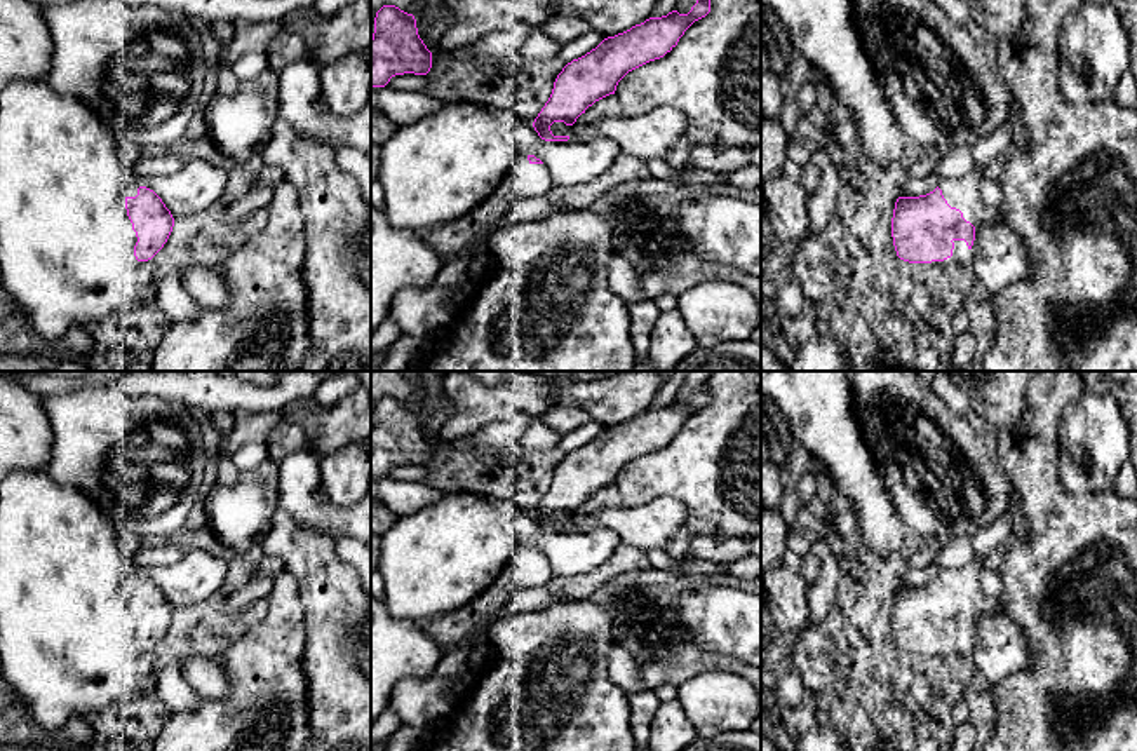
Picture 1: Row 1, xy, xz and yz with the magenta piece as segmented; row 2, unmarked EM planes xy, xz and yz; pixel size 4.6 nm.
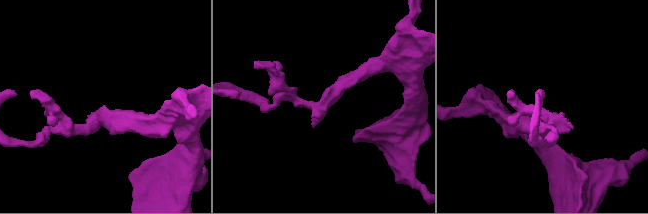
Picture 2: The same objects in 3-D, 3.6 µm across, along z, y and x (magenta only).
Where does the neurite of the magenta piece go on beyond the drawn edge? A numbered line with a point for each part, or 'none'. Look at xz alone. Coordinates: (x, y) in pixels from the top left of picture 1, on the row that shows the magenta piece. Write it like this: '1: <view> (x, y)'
1: xz (524, 180)

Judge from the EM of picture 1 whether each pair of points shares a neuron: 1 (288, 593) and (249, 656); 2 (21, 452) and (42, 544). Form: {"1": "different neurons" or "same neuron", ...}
{"1": "same neuron", "2": "different neurons"}

